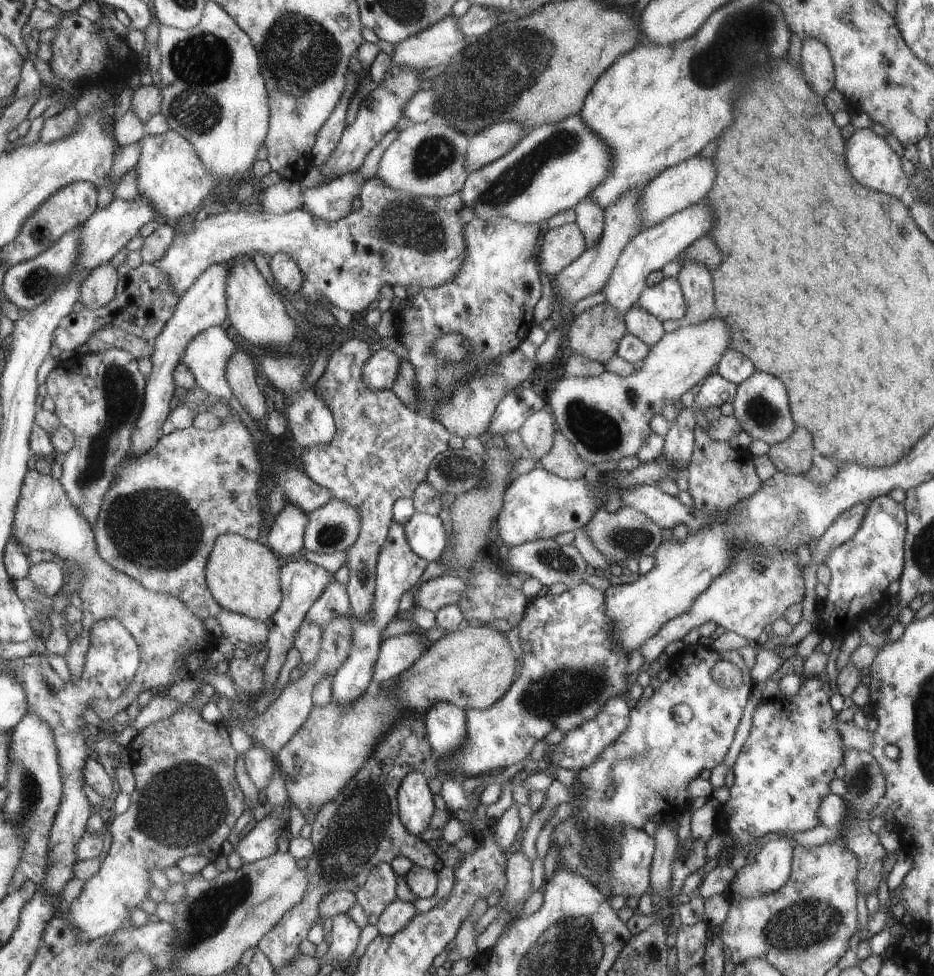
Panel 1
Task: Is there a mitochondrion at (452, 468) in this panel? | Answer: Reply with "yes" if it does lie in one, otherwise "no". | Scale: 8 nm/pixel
yes

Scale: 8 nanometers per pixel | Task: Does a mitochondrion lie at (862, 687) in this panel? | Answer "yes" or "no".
no

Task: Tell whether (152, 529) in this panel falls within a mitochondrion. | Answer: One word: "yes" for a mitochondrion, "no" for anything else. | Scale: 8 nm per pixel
yes

